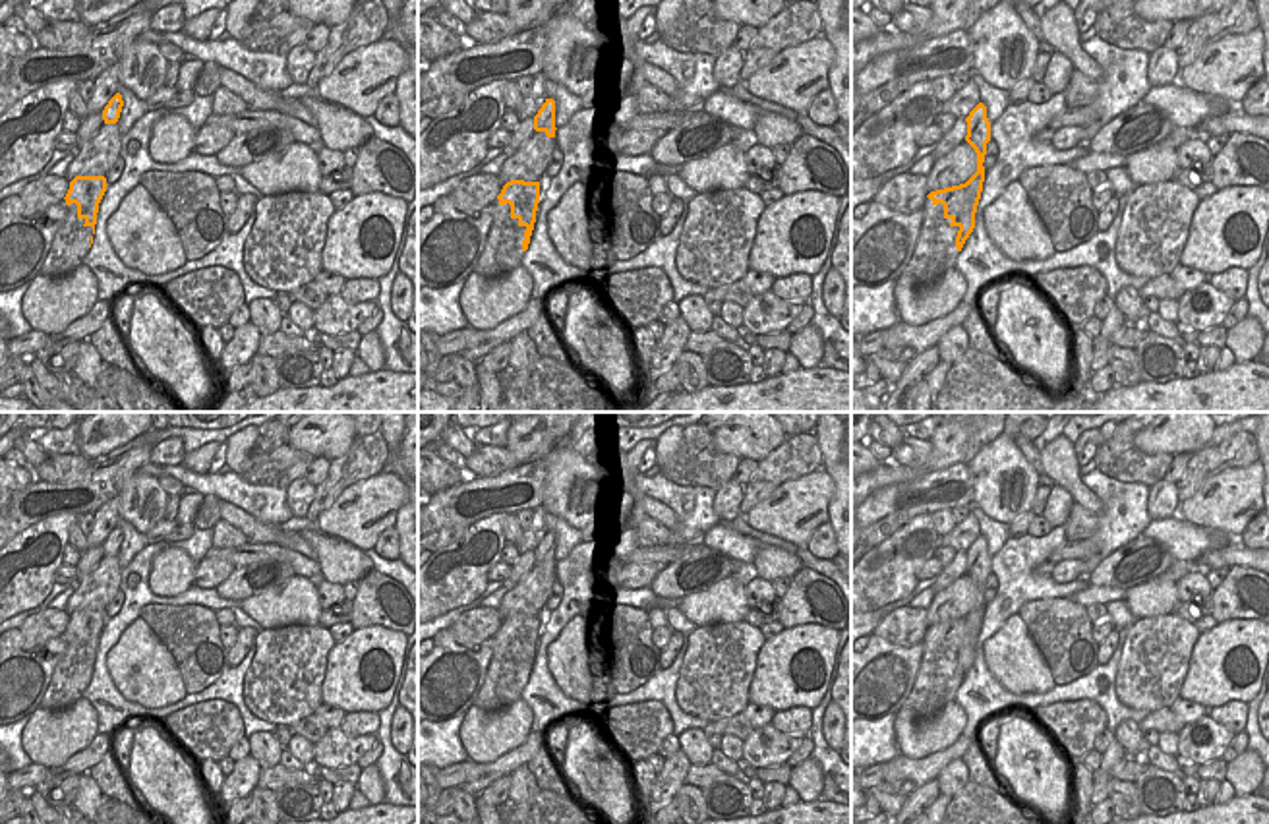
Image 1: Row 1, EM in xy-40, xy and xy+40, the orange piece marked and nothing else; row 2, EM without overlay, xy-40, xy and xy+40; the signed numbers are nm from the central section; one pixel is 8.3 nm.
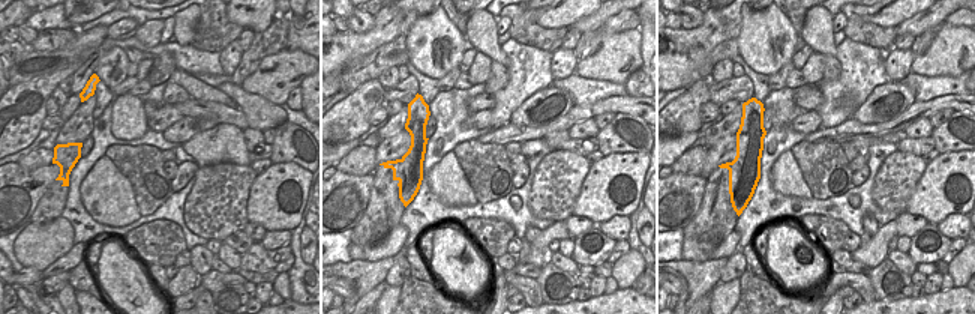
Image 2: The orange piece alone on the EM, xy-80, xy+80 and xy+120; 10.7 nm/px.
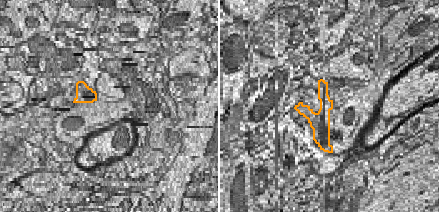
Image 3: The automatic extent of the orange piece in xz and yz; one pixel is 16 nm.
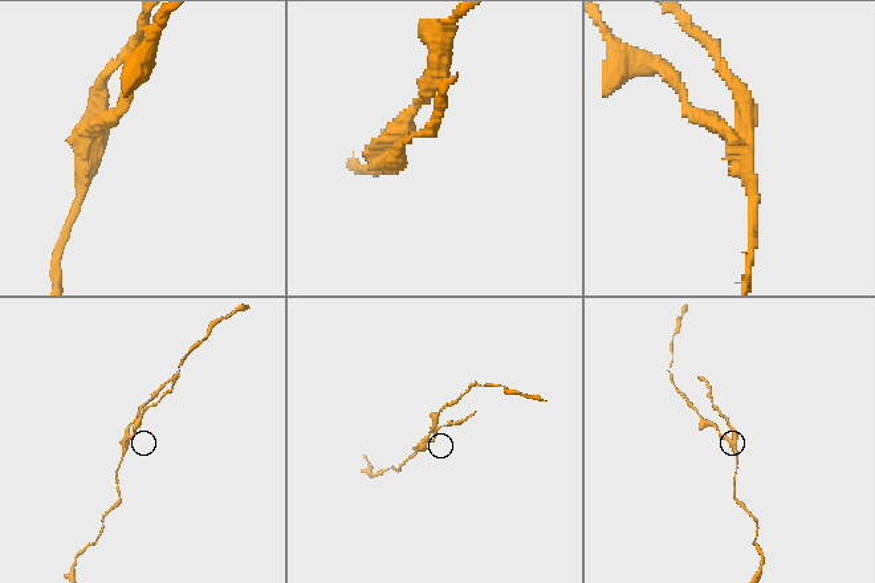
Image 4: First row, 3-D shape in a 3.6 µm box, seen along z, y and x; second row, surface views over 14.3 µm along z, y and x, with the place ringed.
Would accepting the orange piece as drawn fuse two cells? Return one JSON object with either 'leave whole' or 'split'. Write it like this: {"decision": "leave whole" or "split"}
{"decision": "split"}

